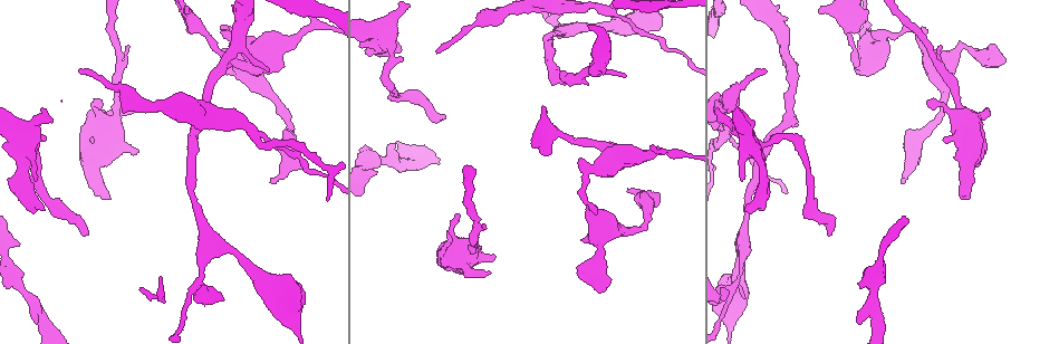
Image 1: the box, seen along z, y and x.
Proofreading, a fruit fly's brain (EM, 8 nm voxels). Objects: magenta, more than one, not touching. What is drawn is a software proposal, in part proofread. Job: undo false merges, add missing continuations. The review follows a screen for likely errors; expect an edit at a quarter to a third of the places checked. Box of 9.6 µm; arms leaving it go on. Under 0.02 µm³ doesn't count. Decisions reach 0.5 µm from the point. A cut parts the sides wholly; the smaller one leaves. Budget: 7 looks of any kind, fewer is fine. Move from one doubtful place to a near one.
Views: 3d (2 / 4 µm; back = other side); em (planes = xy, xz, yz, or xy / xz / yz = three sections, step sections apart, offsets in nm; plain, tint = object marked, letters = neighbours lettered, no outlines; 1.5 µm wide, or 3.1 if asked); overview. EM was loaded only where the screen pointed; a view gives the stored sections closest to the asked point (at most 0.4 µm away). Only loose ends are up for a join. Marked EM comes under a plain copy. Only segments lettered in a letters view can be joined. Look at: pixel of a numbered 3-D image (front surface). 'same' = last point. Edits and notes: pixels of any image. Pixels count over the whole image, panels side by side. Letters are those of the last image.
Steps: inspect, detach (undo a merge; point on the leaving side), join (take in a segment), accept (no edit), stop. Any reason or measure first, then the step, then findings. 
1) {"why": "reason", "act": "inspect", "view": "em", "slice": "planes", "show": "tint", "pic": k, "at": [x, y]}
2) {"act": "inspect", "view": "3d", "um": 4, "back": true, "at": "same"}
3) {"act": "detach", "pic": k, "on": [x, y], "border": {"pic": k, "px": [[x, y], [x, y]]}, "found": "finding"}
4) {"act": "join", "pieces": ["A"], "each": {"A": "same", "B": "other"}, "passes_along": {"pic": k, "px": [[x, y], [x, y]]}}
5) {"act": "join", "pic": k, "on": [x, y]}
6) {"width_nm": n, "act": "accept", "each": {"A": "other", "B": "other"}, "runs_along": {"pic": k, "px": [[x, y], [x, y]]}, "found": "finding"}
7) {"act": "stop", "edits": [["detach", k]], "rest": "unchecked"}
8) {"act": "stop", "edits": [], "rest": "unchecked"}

{"why": "branch point", "act": "inspect", "view": "em", "slice": "planes", "show": "letters", "pic": 1, "at": [873, 308]}

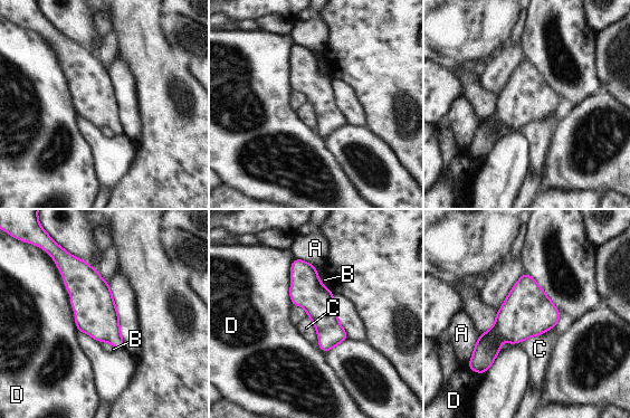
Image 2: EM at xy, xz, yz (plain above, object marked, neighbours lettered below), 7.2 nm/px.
{"act": "accept", "each": {"A": "other", "B": "other", "C": "other", "D": "other"}, "runs_along": {"pic": 2, "px": [[296, 262], [324, 315], [325, 349]]}, "found": "continuous, no second neuron"}

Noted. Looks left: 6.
{"why": "stops while still wide", "act": "inspect", "view": "em", "slice": "planes", "show": "tint", "pic": 1, "at": [109, 199]}

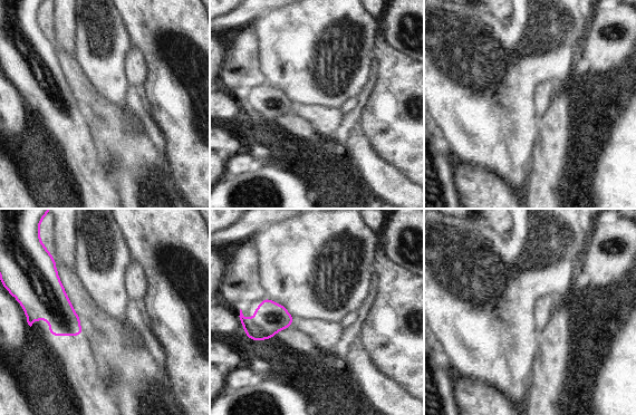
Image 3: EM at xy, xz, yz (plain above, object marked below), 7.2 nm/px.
{"why": "see the neighbours", "act": "inspect", "view": "em", "slice": "planes", "show": "letters", "at": "same"}

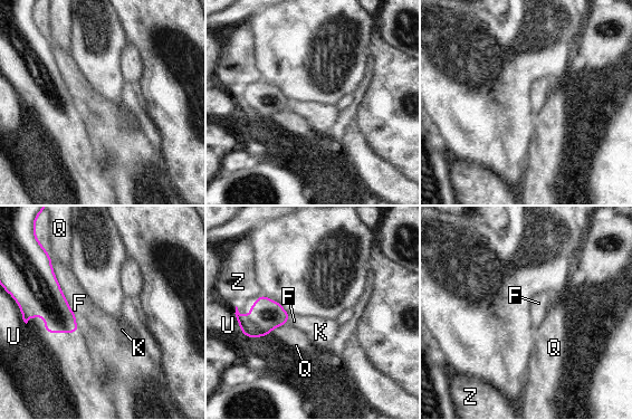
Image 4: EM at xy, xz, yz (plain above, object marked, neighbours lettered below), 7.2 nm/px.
{"act": "accept", "each": {"F": "other", "K": "other", "Q": "other", "U": "other", "Z": "other"}, "border": {"pic": 4, "px": [[287, 322], [274, 327], [266, 335]]}, "found": "none of them fits"}

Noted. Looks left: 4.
{"why": "a narrow waist", "act": "inspect", "view": "em", "slice": "planes", "show": "tint", "pic": 1, "at": [732, 288]}

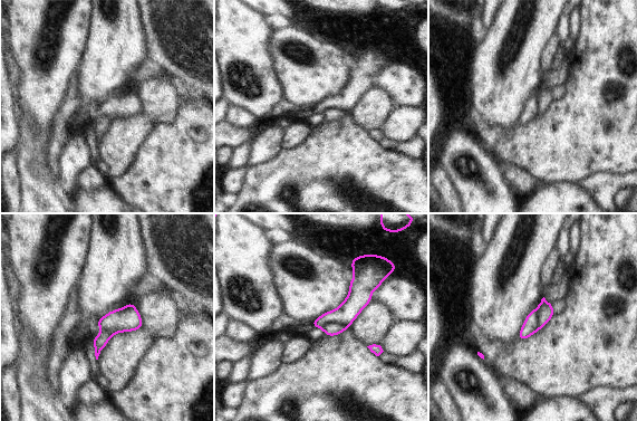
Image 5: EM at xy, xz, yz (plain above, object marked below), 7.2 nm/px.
{"act": "inspect", "view": "em", "slice": "planes", "show": "letters", "at": "same"}

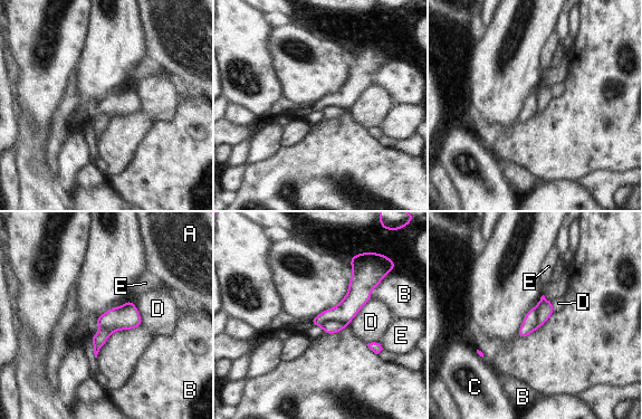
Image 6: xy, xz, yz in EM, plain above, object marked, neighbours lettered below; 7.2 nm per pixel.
{"act": "detach", "pic": 6, "on": [357, 296], "each": {"A": "other", "B": "other", "C": "other", "D": "other", "E": "other"}, "part_leaving": {"pic": 6, "px": [[366, 262], [360, 292], [314, 322]]}, "found": "two neurons meet here"}

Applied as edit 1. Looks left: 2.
{"act": "stop", "edits": [["detach", 6]], "rest": "unchecked"}

